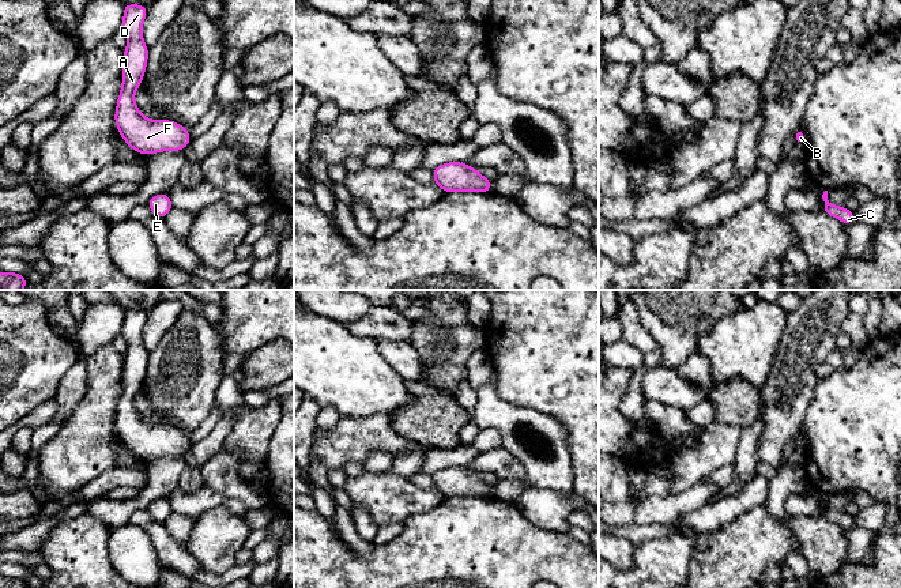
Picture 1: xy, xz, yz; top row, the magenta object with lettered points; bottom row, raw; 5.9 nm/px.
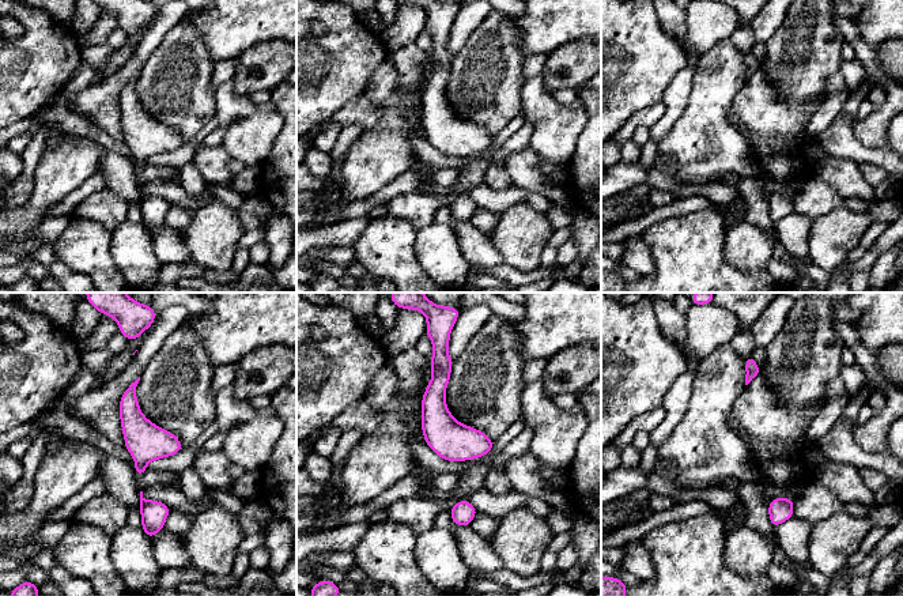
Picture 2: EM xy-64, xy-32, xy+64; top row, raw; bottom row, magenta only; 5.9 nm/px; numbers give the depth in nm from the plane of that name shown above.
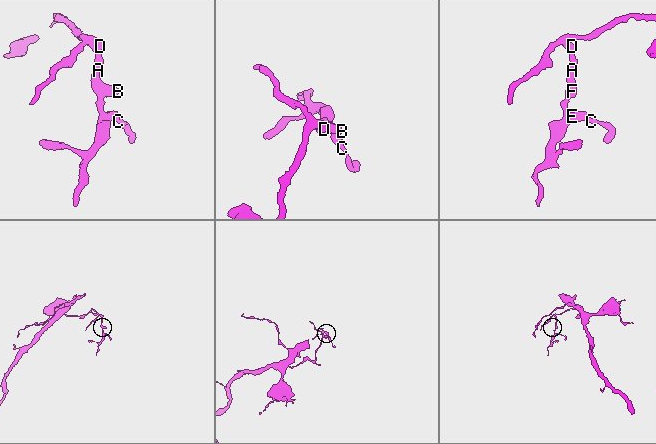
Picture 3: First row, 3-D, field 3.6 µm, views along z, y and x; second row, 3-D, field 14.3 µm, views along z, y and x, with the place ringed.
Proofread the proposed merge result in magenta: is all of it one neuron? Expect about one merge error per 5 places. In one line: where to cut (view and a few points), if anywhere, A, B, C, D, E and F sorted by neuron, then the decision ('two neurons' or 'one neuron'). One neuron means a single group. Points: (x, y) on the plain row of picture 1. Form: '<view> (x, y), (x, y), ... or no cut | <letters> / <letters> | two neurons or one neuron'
no cut | A B C D E F | one neuron

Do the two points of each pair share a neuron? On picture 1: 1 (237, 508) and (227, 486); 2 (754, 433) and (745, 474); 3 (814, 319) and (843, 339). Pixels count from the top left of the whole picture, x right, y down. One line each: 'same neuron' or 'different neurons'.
1: different neurons
2: same neuron
3: different neurons

